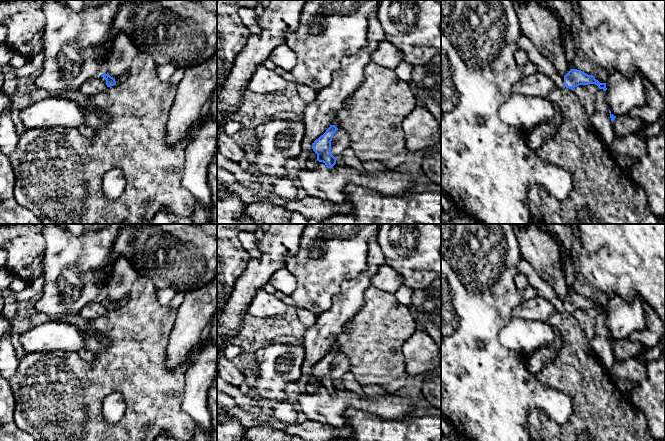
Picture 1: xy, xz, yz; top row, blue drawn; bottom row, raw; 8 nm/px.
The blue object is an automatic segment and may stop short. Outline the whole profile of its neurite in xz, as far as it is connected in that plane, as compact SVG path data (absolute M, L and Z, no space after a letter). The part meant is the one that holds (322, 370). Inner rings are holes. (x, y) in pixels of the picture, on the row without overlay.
M330 349L326 356L312 368L312 373L317 378L317 384L323 386L327 392L336 388L336 382L331 377L331 365L337 354L335 349Z

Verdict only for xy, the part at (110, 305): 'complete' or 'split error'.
split error

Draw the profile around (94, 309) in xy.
M99 299L84 306L79 314L82 318L92 320L93 318L104 316L106 313L107 309L101 299Z

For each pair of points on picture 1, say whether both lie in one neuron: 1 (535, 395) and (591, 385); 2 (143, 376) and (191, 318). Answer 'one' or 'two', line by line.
1: two
2: two

